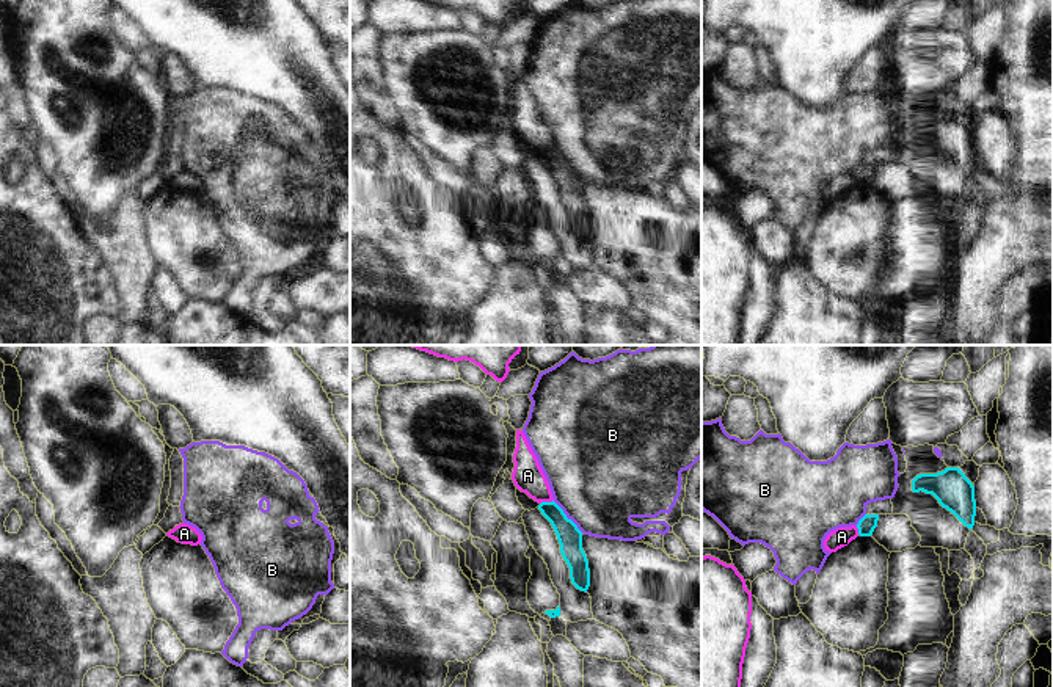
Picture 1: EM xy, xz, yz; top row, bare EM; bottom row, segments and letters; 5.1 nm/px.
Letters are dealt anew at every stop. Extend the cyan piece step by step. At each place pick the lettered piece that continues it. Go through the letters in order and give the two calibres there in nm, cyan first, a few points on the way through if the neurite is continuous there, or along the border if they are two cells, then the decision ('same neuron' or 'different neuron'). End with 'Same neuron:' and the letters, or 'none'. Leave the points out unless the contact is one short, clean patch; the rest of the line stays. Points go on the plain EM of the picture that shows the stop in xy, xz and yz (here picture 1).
A: 130/160 nm | along xz (553, 148), (540, 152) | different neuron
B: 130/480 nm | different neuron
Same neuron: none

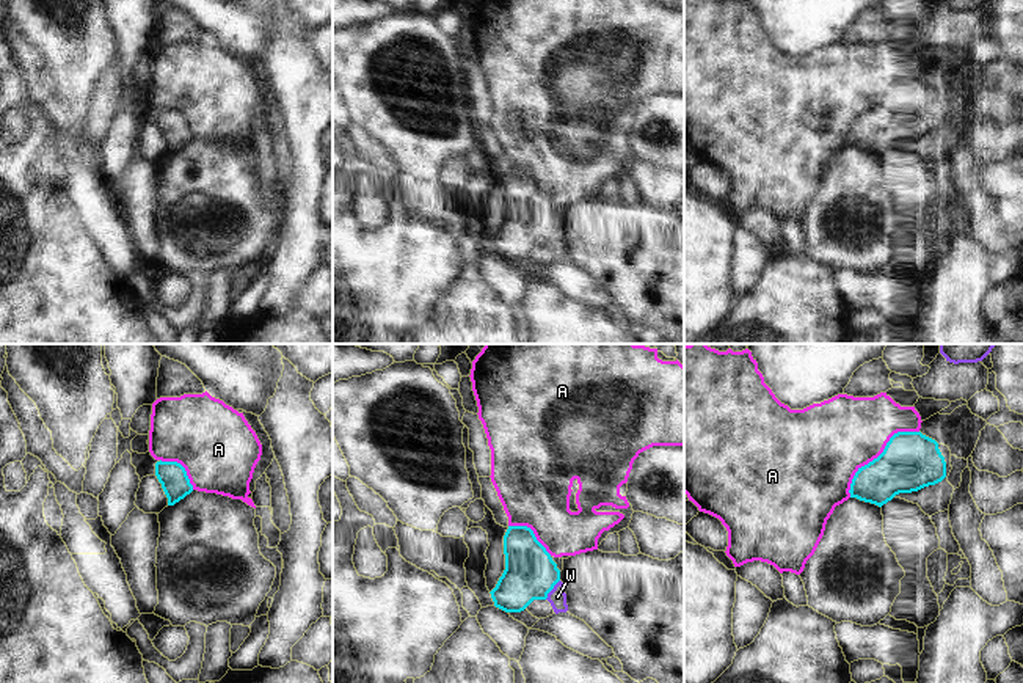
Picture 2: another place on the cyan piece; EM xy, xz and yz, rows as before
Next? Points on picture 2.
A: 300/400 nm | different neuron
W: 260/90 nm | across xz (531, 222), (553, 236), (557, 245) | same neuron
Same neuron: W

